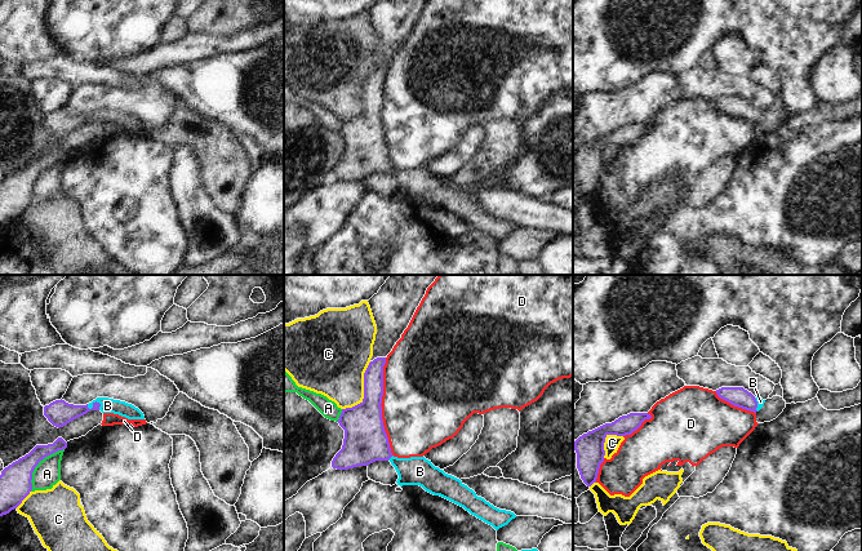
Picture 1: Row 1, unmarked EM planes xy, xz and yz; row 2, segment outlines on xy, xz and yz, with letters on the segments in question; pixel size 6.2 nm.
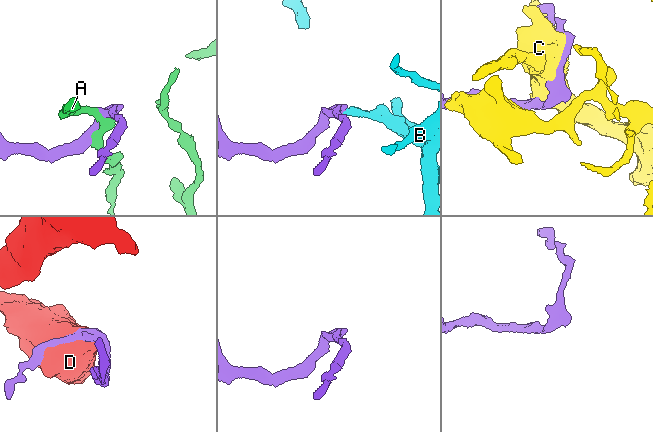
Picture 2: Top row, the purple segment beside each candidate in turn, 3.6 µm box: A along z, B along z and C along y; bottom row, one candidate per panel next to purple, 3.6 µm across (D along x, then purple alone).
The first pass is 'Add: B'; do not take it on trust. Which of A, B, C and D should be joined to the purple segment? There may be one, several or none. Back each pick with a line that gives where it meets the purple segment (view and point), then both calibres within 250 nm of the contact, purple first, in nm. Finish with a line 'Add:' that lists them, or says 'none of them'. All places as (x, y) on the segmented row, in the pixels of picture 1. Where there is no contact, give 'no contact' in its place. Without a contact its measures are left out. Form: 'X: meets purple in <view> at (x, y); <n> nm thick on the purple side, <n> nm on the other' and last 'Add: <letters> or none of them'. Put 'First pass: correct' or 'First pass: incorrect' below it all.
B: meets purple in xy at (93, 404); 160 nm thick on the purple side, 100 nm on the other
Add: B
First pass: correct

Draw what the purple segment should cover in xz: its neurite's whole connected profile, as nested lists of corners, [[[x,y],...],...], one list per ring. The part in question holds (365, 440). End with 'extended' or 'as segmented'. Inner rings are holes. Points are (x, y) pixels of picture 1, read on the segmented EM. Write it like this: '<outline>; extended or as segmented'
[[[386,357],[369,363],[364,373],[364,399],[360,404],[342,409],[339,426],[345,430],[342,449],[332,461],[332,467],[348,470],[368,466],[376,461],[390,461],[399,479],[397,485],[419,485],[426,492],[440,496],[492,525],[496,530],[507,525],[516,515],[499,510],[477,497],[459,479],[435,467],[425,457],[397,458],[391,453],[382,419],[383,366]]]; extended

